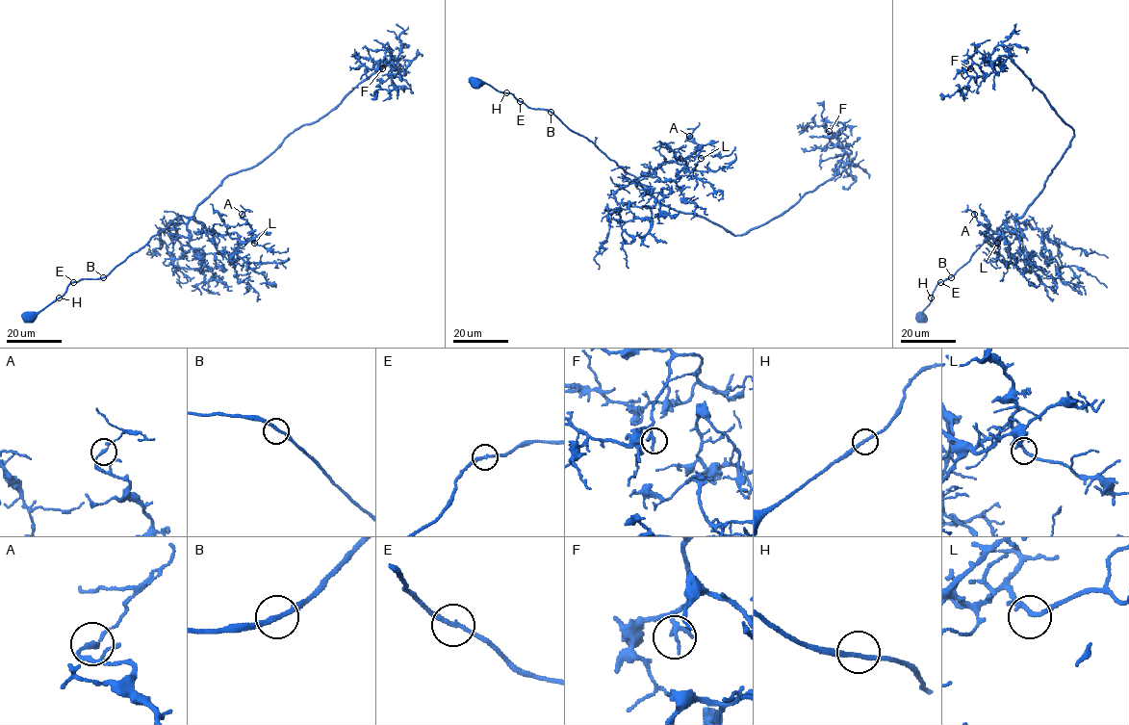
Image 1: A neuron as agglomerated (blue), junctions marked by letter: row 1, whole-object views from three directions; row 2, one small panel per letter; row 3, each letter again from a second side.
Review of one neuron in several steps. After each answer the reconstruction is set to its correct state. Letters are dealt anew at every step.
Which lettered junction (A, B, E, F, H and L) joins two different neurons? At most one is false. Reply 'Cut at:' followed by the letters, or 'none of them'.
Cut at: none of them

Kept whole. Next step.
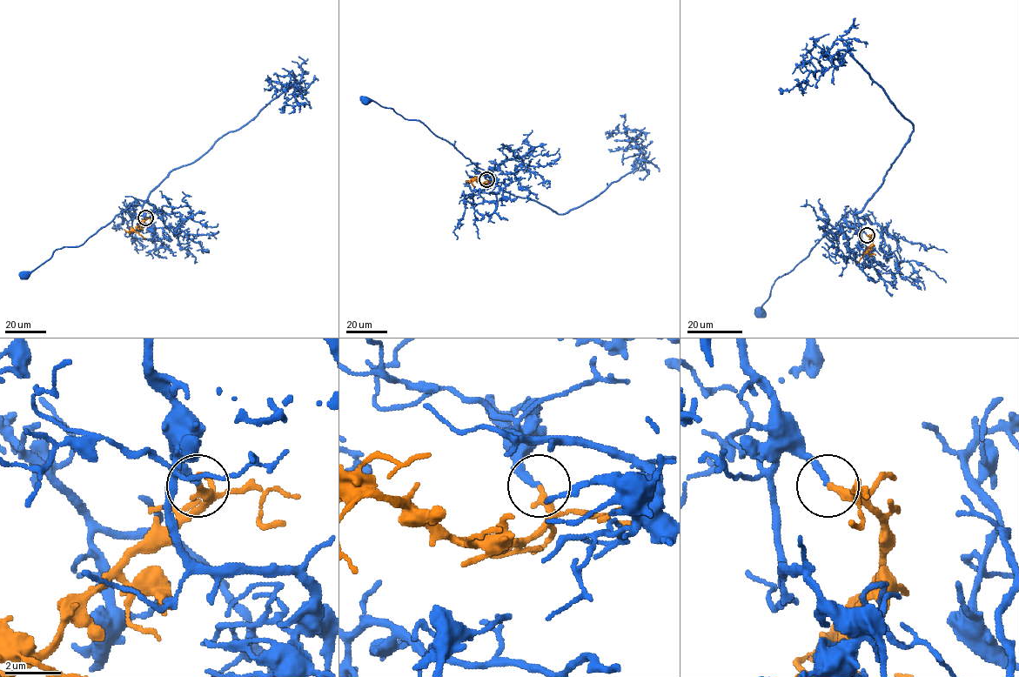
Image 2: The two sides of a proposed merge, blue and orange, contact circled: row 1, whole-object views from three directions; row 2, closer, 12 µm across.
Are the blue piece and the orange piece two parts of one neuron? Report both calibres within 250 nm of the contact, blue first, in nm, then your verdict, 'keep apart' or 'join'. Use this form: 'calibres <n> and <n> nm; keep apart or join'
calibres 240 and 280 nm; join

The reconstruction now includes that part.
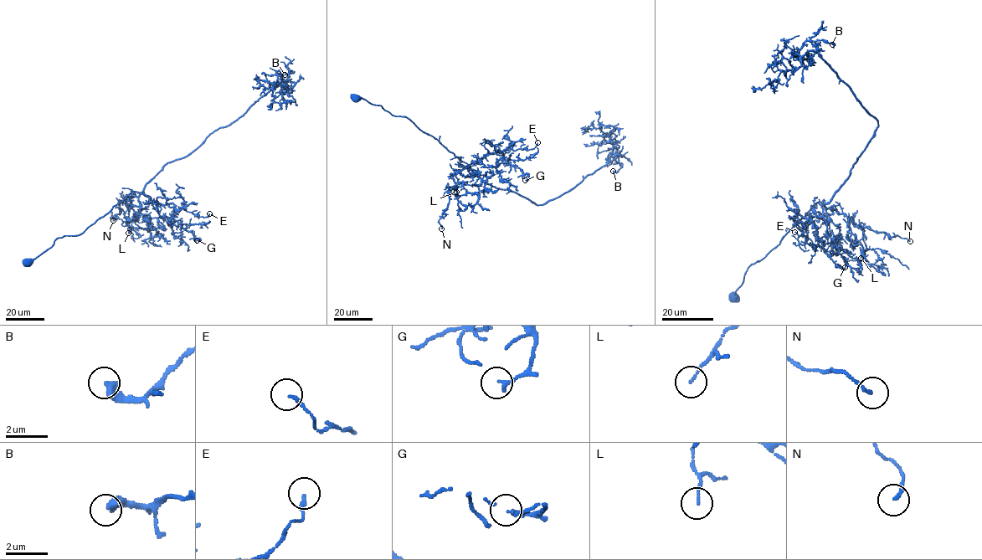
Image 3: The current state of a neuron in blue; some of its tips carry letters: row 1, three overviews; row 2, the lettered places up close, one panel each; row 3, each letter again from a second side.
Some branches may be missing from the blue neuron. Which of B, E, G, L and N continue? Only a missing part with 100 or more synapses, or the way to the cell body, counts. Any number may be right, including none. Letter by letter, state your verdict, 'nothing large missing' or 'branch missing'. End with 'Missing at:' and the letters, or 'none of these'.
B: nothing large missing
E: nothing large missing
G: nothing large missing
L: nothing large missing
N: nothing large missing
Missing at: none of these

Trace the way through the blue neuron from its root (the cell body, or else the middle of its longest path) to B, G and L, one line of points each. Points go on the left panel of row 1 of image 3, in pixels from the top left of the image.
B: (27, 262), (57, 238), (82, 233), (132, 192), (141, 192), (166, 164), (190, 154), (294, 72), (285, 74)
G: (27, 262), (57, 238), (82, 233), (132, 192), (172, 203), (169, 221), (179, 220), (197, 240)
L: (27, 262), (57, 238), (82, 233), (136, 192), (137, 196), (124, 200), (151, 223), (130, 226), (128, 233)

